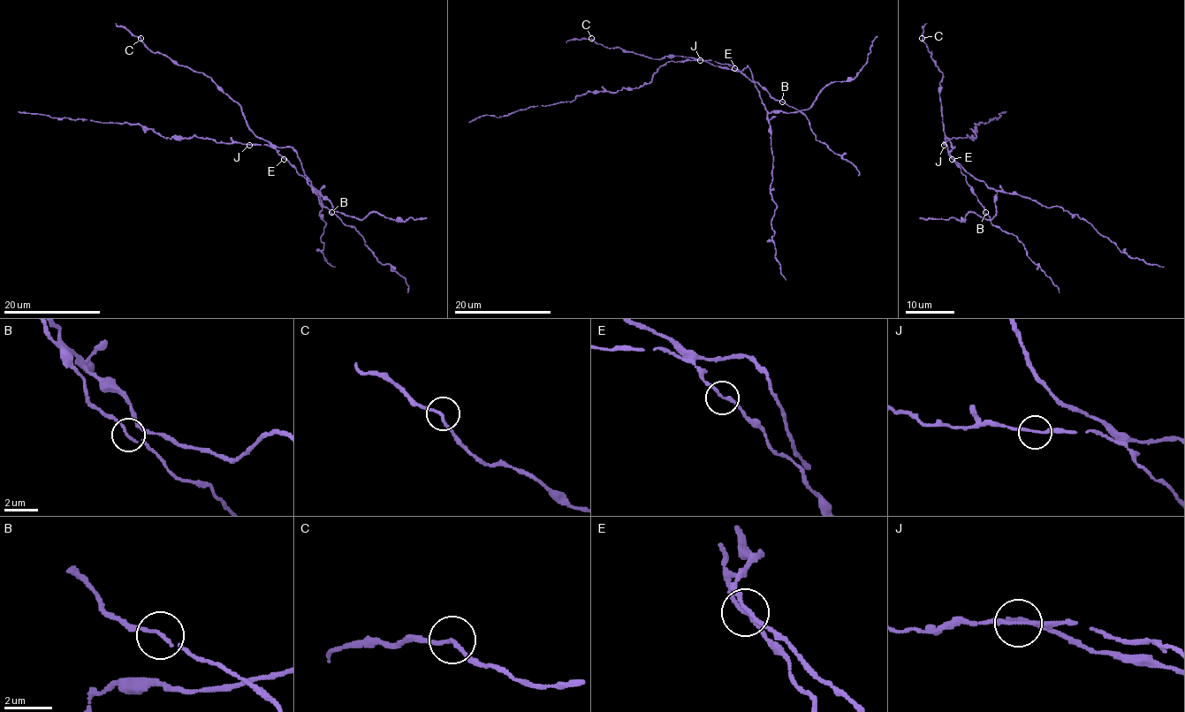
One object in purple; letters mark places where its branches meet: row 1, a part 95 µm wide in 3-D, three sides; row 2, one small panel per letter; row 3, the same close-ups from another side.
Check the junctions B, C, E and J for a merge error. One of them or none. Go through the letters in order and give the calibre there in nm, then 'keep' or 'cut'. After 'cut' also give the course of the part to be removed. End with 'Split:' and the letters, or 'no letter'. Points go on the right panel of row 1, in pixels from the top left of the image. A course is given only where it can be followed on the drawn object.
B: 120 nm thick; keep
C: 150 nm thick; keep
E: 160 nm thick; keep
J: 140 nm thick; keep
Split: no letter

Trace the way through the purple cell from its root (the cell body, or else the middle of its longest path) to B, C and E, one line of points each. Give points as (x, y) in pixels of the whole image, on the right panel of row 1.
B: (951, 147), (947, 147), (949, 155), (964, 175), (967, 185), (985, 212)
C: (951, 147), (944, 132), (939, 97), (943, 73), (938, 69), (922, 38)
E: (951, 147), (947, 147), (951, 159)

